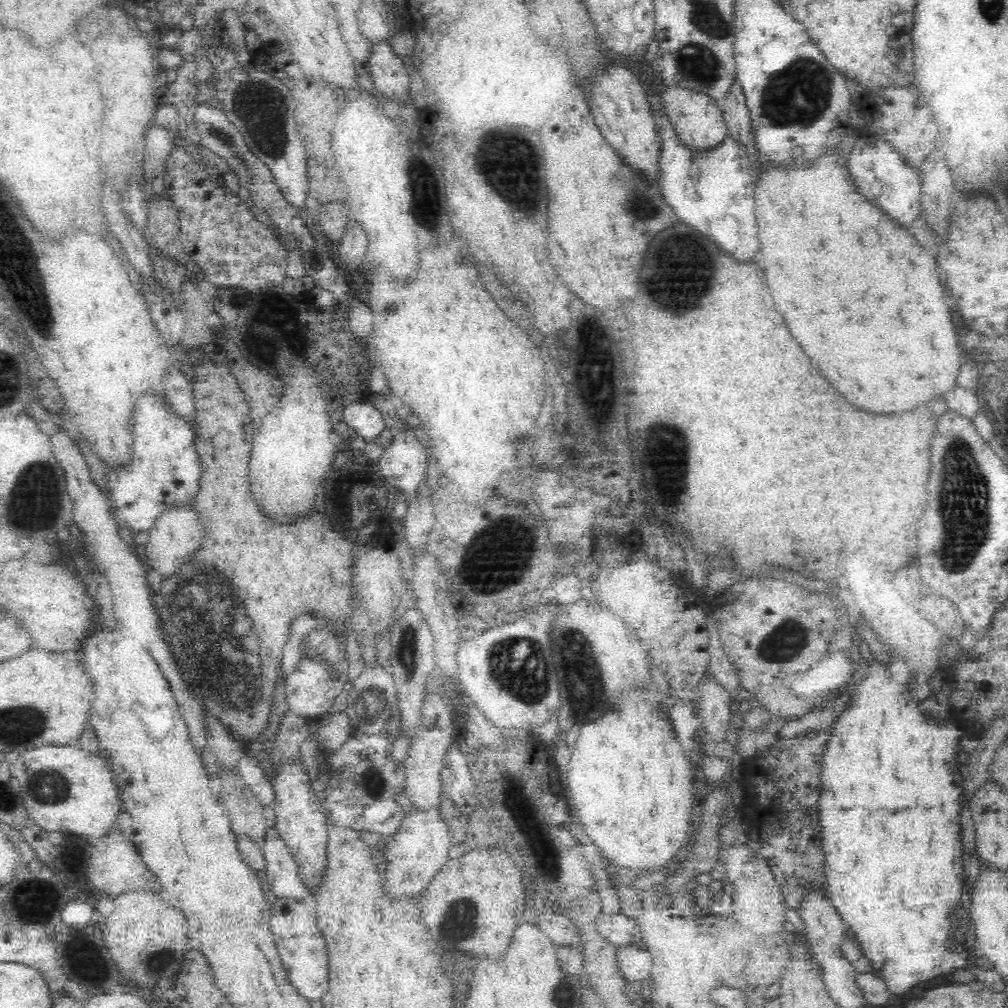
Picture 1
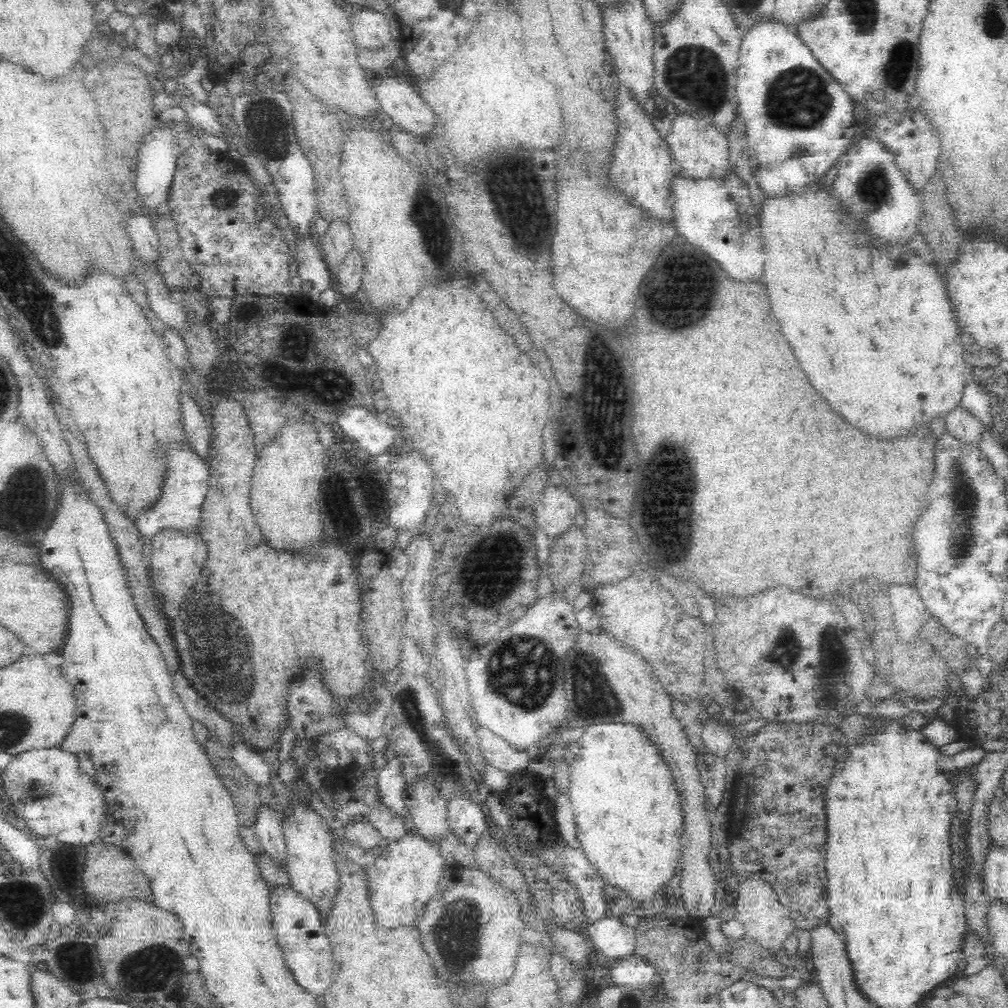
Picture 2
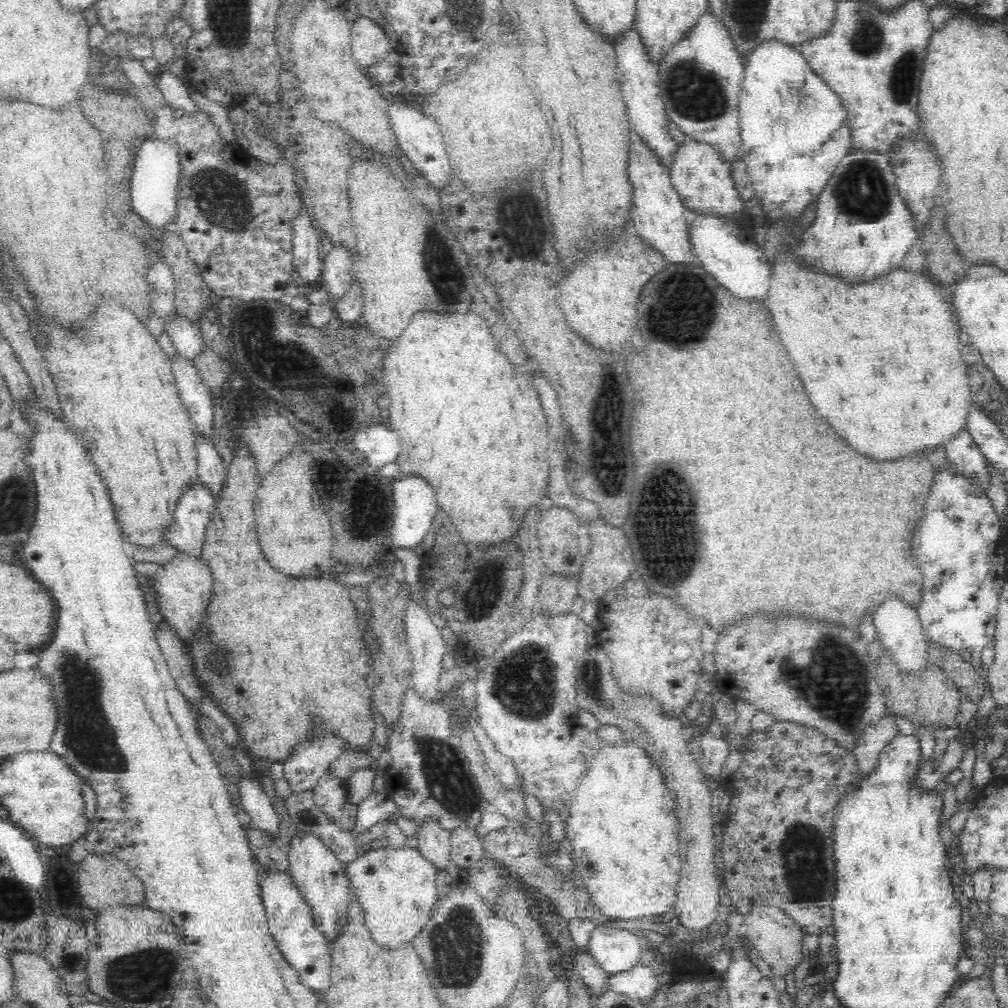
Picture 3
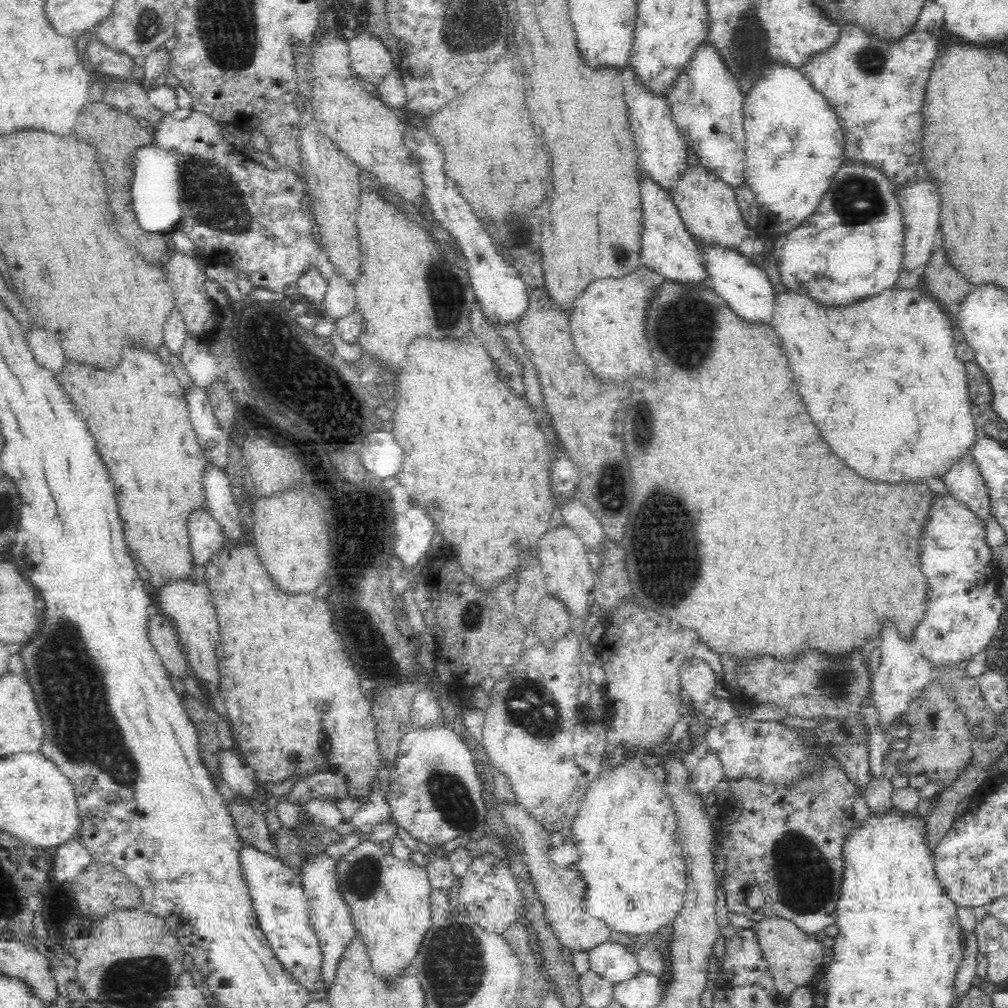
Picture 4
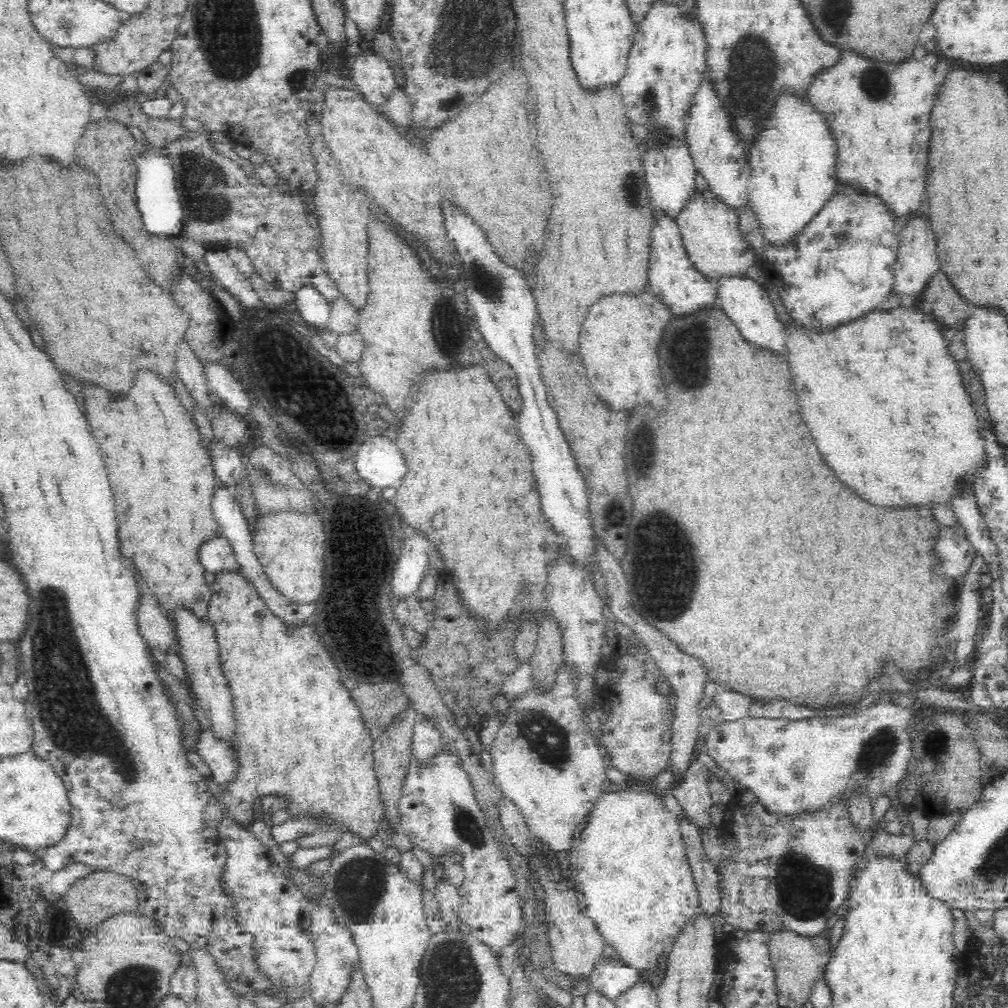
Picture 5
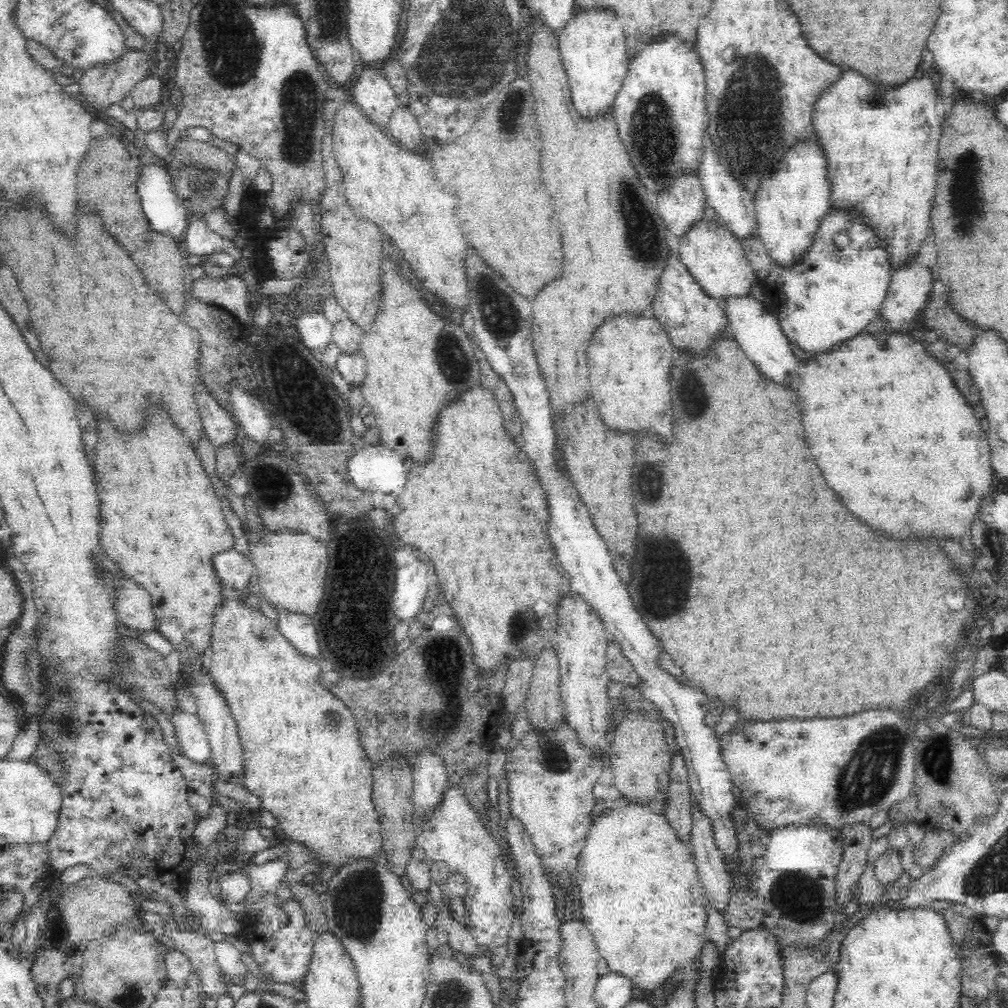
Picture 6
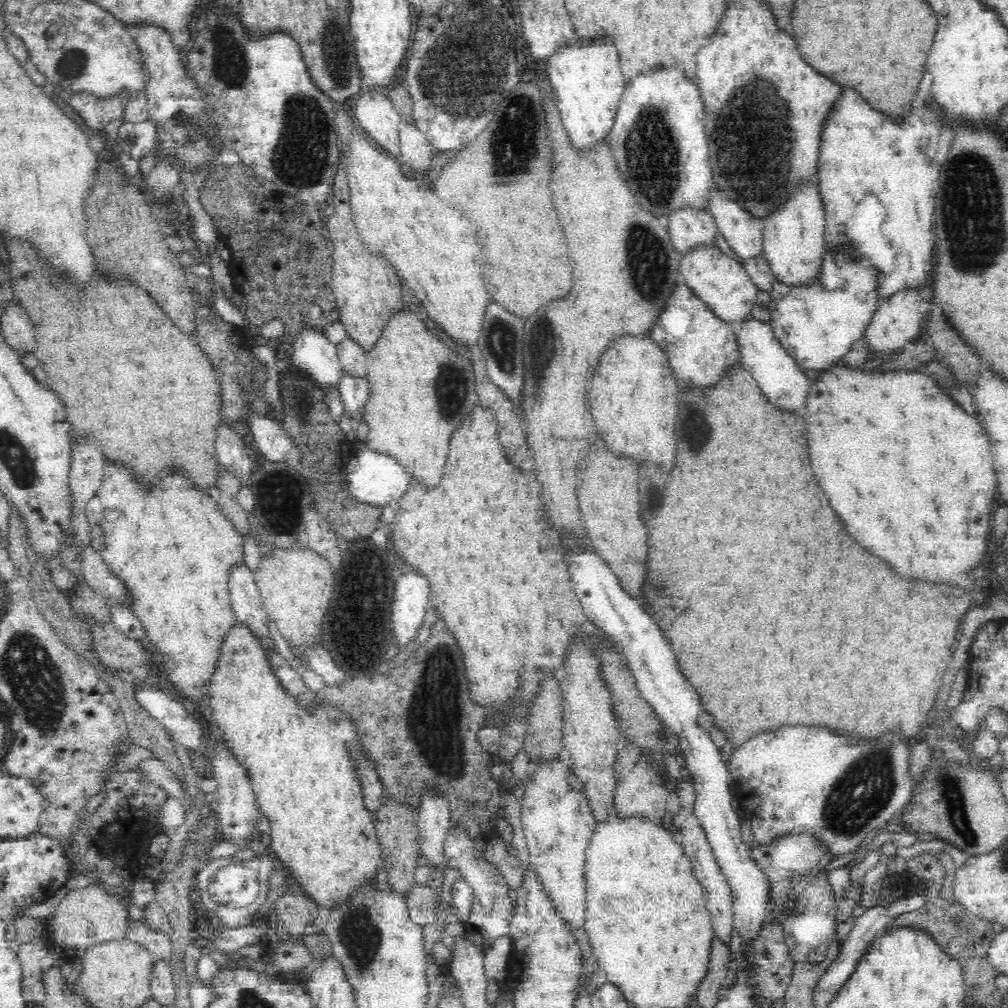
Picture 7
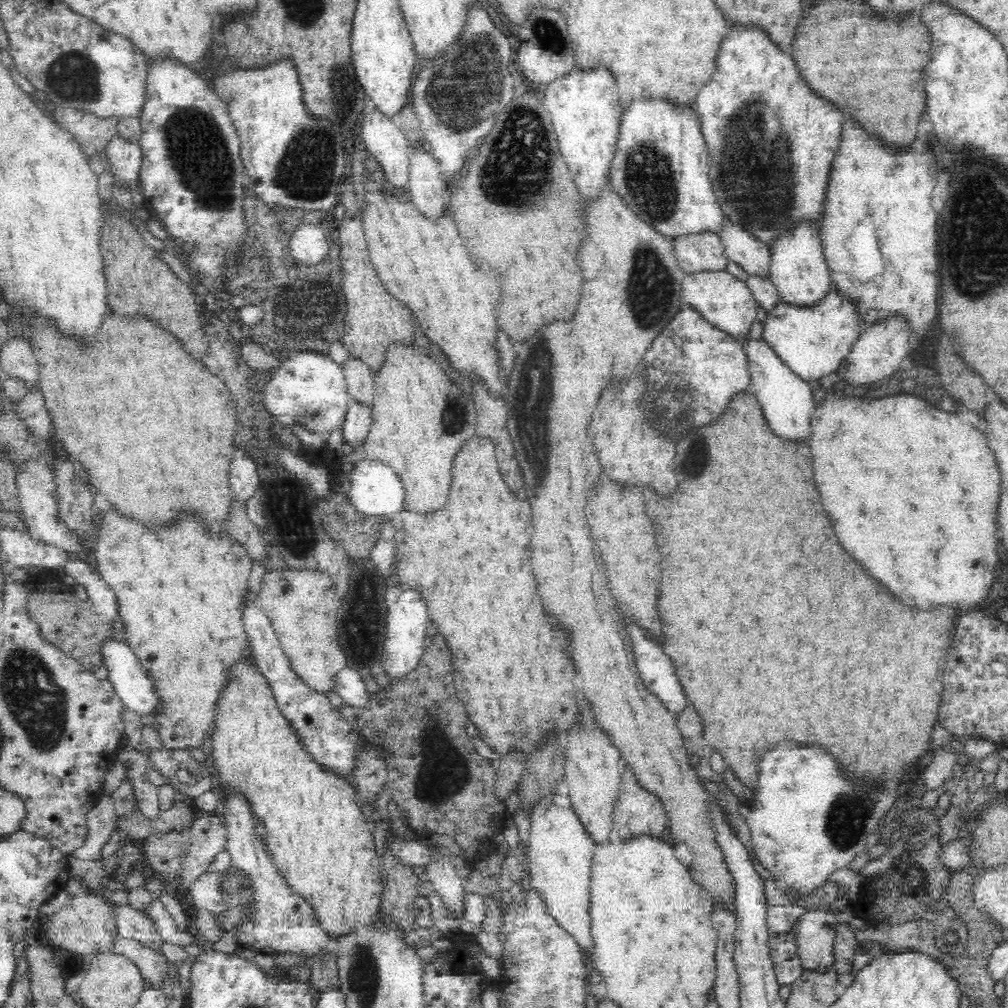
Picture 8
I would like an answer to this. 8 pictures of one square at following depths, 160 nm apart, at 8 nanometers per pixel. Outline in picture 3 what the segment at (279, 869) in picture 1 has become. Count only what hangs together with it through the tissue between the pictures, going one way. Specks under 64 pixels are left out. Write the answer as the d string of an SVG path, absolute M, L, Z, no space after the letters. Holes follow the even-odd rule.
M246 777L242 778L237 790L242 798L242 808L250 816L250 827L269 834L274 841L278 840L280 821L265 790L260 784Z

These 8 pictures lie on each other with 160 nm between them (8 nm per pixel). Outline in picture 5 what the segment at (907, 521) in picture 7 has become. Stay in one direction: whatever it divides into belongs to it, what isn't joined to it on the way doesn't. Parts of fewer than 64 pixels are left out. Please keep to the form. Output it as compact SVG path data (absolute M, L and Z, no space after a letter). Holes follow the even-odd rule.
M920 302L914 303L910 307L898 306L892 310L874 310L868 312L848 324L836 326L836 328L824 328L824 330L814 330L806 328L804 324L796 324L792 317L783 325L783 333L786 338L786 352L790 360L790 370L794 376L796 392L800 398L802 406L802 416L806 426L810 426L814 442L820 450L820 454L826 458L826 462L834 468L834 472L840 476L842 482L858 490L866 500L874 504L884 504L884 506L902 506L902 504L930 504L930 502L950 502L952 492L955 491L958 481L972 481L975 470L983 461L985 440L981 437L980 420L975 414L975 409L971 404L971 398L964 388L963 379L957 366L958 361L948 354L949 342L942 334L942 325L939 324L934 315Z

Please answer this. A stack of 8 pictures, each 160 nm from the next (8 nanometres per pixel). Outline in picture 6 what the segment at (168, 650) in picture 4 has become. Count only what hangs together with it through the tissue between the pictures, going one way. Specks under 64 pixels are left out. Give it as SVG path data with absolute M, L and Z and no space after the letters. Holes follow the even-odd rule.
M114 576L112 581L114 587L118 589L116 613L120 621L128 628L136 630L138 634L158 633L158 623L156 623L156 613L152 608L150 593L128 576Z

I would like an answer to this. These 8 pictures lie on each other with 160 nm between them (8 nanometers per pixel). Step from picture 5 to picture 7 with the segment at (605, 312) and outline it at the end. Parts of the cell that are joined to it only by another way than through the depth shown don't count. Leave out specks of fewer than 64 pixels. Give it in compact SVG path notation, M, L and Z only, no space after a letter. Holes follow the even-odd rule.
M622 334L610 340L608 348L598 358L598 368L592 376L590 392L590 411L592 411L596 432L604 439L606 445L622 457L634 457L636 462L650 459L661 468L668 470L676 456L675 418L677 417L677 400L679 384L666 351L650 336Z

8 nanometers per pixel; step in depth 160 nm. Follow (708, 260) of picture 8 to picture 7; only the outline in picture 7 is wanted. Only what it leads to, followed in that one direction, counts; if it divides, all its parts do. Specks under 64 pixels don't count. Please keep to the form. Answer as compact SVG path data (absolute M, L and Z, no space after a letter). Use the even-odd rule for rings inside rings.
M684 205L670 210L664 221L671 244L680 254L702 243L714 243L717 227L706 207Z

